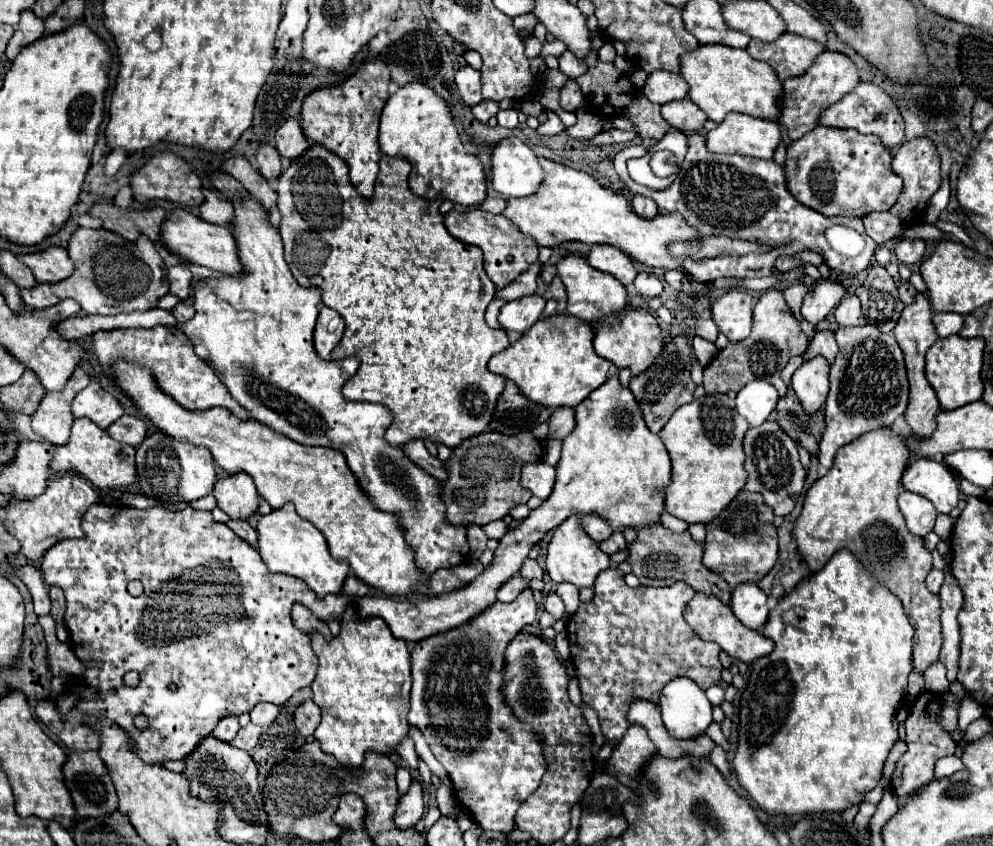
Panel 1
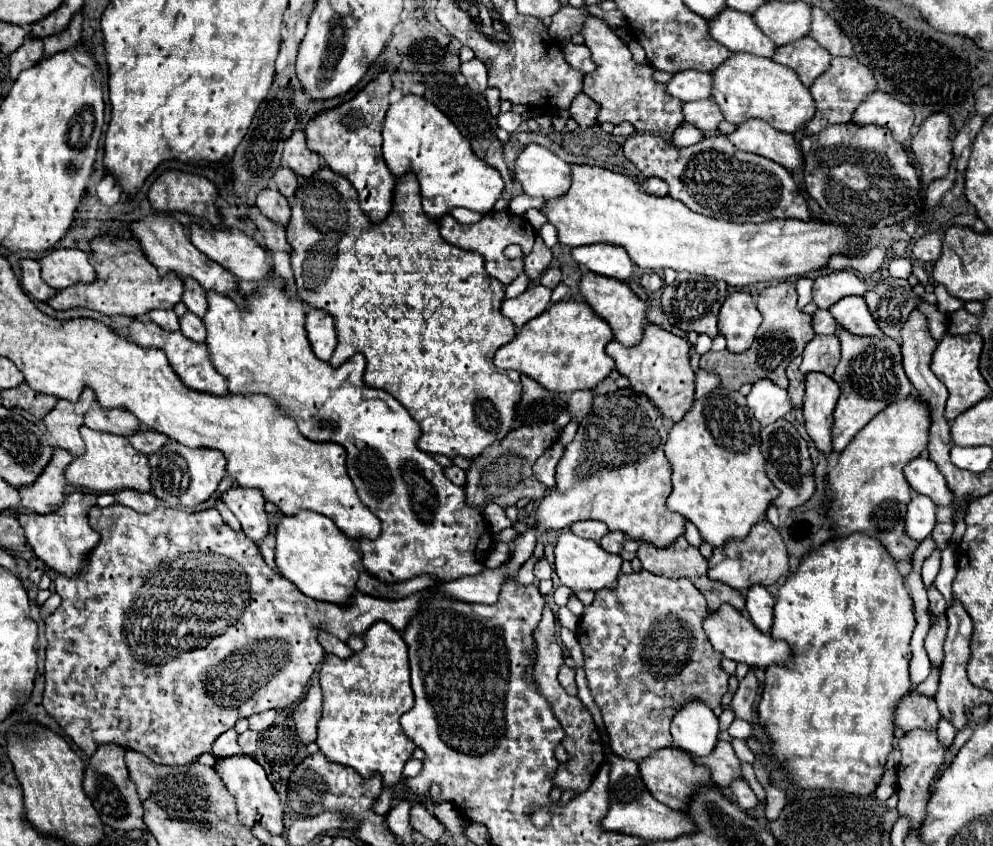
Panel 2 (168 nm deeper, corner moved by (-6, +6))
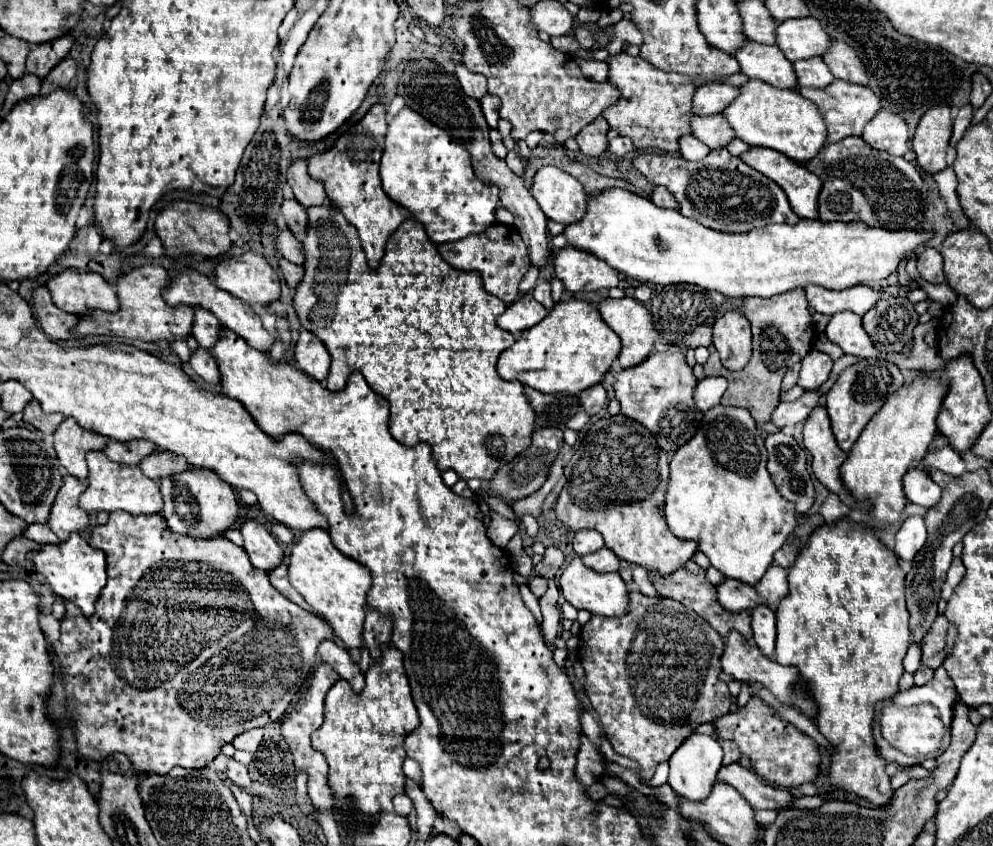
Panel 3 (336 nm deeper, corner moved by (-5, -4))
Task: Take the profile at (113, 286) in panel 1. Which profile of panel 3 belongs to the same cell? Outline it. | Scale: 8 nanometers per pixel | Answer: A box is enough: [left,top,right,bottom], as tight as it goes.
[72,264,194,342]

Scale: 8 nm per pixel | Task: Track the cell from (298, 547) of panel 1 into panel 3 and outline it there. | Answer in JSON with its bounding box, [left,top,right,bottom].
[288,528,372,662]

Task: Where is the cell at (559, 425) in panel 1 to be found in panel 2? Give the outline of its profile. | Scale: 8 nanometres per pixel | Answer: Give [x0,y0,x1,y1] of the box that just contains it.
[569,390,593,420]

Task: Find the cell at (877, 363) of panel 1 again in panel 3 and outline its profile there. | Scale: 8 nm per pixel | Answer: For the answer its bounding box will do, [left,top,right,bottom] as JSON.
[826,358,904,452]

